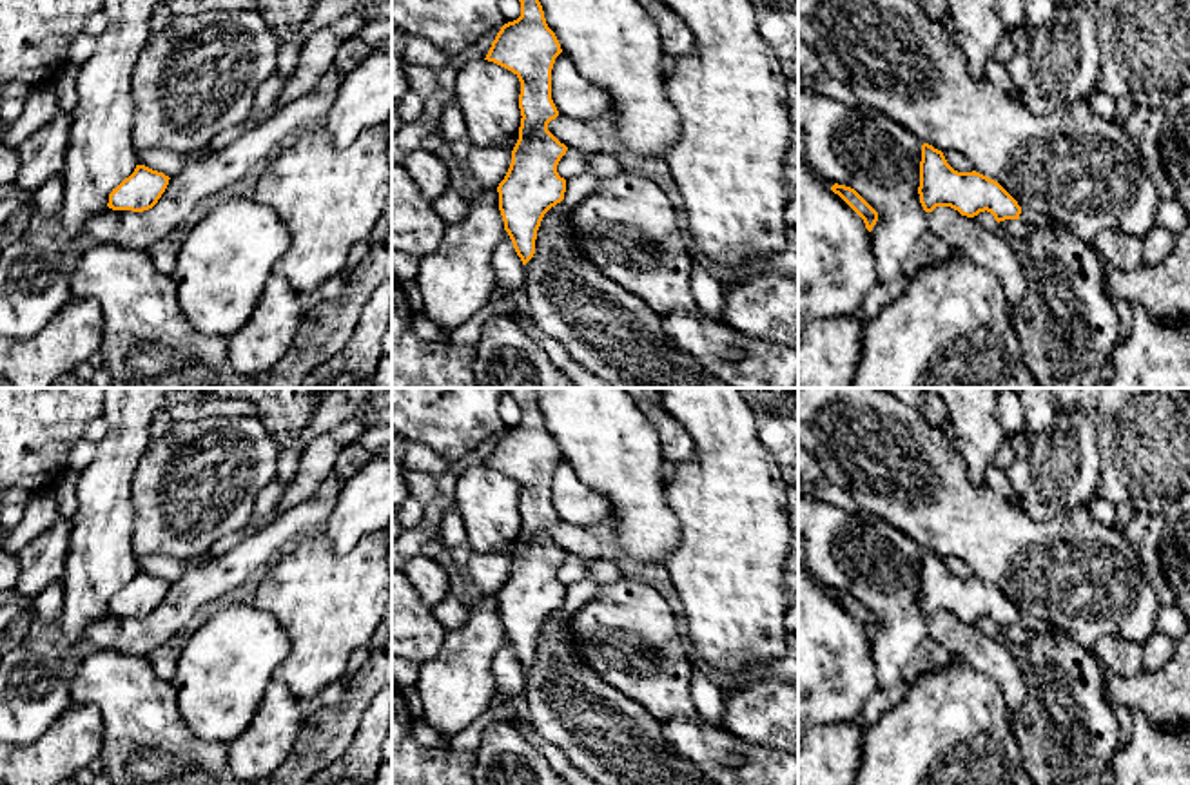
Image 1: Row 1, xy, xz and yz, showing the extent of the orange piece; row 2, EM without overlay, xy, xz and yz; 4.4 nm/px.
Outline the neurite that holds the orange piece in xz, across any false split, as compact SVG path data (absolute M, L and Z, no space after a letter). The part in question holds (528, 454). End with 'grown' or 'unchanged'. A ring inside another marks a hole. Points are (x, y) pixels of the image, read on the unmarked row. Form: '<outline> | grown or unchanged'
M506 388L521 408L521 422L501 433L484 466L512 477L521 488L519 546L512 557L512 569L499 589L499 616L517 662L526 671L535 660L537 636L544 620L564 606L566 586L559 582L557 571L568 553L550 537L548 529L559 522L551 506L551 475L555 464L562 459L555 439L548 433L542 412L539 408L537 388Z | unchanged

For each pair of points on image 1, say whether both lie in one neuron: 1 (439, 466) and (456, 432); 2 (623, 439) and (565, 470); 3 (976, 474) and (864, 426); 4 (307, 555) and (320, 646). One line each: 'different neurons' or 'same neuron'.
1: different neurons
2: different neurons
3: different neurons
4: same neuron

